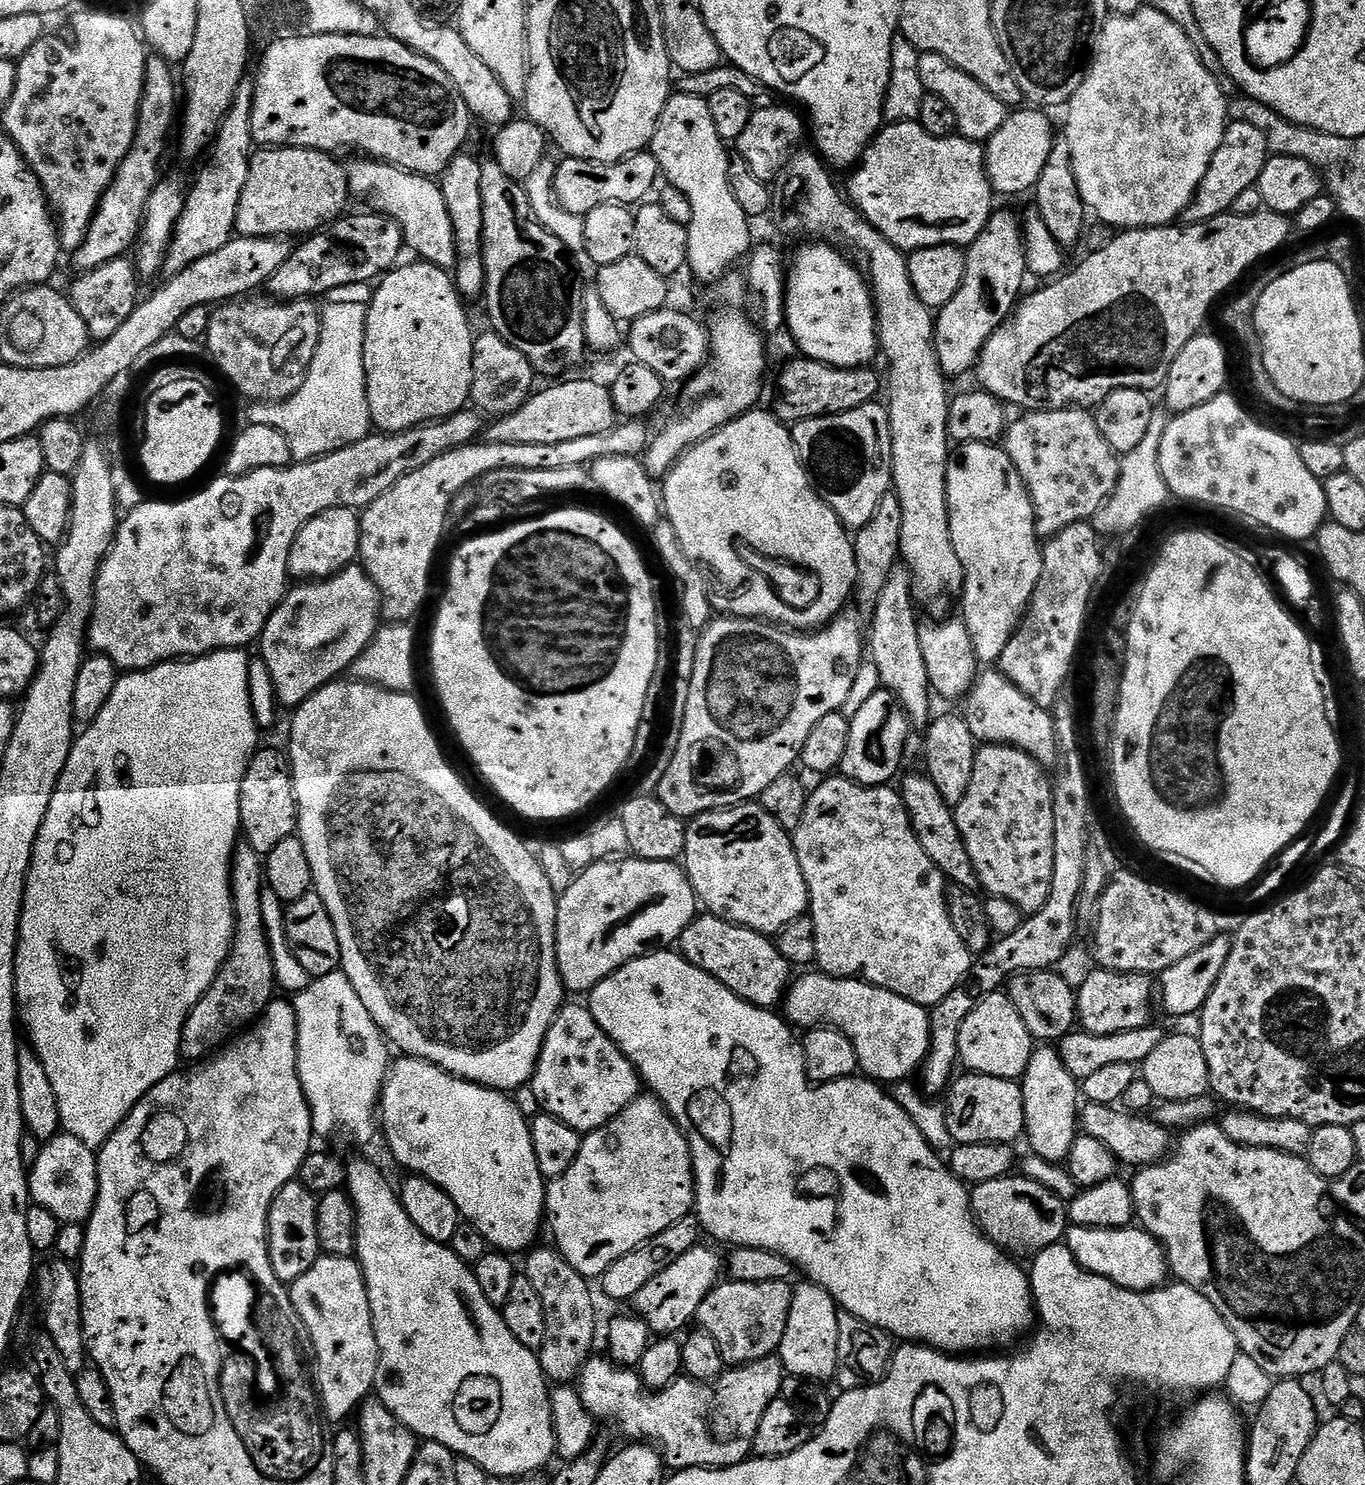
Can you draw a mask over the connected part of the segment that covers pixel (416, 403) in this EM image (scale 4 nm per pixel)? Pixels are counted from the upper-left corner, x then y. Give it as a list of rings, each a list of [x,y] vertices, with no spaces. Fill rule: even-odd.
[[[423,262],[415,263],[404,264],[389,272],[380,293],[370,303],[364,365],[368,375],[372,422],[384,434],[401,434],[412,428],[447,420],[456,412],[465,411],[472,398],[476,342],[468,312],[464,309],[465,301],[456,289],[455,279],[445,269]]]

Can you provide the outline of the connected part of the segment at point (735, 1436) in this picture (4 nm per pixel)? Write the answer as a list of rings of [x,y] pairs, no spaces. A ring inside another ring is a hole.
[[[773,1354],[749,1364],[729,1367],[713,1384],[707,1380],[681,1378],[666,1386],[661,1392],[645,1388],[639,1371],[622,1368],[610,1358],[593,1355],[584,1363],[578,1377],[580,1398],[593,1420],[613,1424],[632,1442],[651,1442],[664,1457],[669,1469],[681,1468],[729,1468],[753,1455],[752,1439],[758,1434],[758,1422],[766,1414],[766,1406],[781,1395],[784,1387],[784,1363]]]

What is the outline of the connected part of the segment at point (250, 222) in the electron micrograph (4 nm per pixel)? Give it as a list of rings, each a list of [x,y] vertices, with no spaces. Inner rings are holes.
[[[265,147],[252,157],[250,182],[242,194],[236,232],[244,238],[289,238],[288,236],[311,237],[311,232],[332,224],[348,208],[350,189],[345,165],[336,161],[335,155],[309,148]]]

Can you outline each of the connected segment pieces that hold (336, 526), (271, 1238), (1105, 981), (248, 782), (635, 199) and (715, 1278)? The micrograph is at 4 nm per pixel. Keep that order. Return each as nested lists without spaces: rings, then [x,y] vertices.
[[[337,508],[335,512],[323,512],[301,530],[292,550],[288,570],[296,582],[321,582],[336,577],[345,568],[355,565],[360,555],[360,516],[355,511]]]
[[[293,1182],[288,1185],[286,1191],[277,1196],[268,1211],[268,1253],[272,1269],[278,1279],[285,1286],[291,1284],[322,1255],[320,1239],[318,1238],[318,1203],[317,1193],[311,1192],[305,1184]]]
[[[1097,967],[1081,984],[1076,993],[1076,1015],[1083,1031],[1090,1034],[1122,1034],[1149,1023],[1154,1008],[1154,984],[1142,974],[1111,972]]]
[[[261,747],[248,764],[242,778],[240,795],[240,826],[243,839],[261,858],[270,854],[274,846],[297,835],[300,811],[296,805],[296,791],[292,781],[292,765],[289,757],[276,748]]]
[[[651,151],[637,152],[627,160],[620,160],[616,164],[592,164],[589,160],[561,159],[556,170],[556,188],[554,196],[561,208],[575,216],[588,216],[590,210],[607,204],[623,204],[636,206],[647,201],[662,173],[658,162]]]
[[[697,1246],[686,1250],[686,1254],[682,1254],[682,1258],[674,1262],[674,1266],[666,1266],[662,1274],[658,1274],[651,1282],[646,1282],[642,1290],[638,1290],[634,1301],[635,1315],[643,1320],[646,1327],[657,1337],[668,1338],[673,1334],[683,1333],[689,1327],[687,1324],[696,1320],[698,1306],[702,1306],[712,1289],[721,1283],[722,1256],[714,1249],[704,1247]]]

